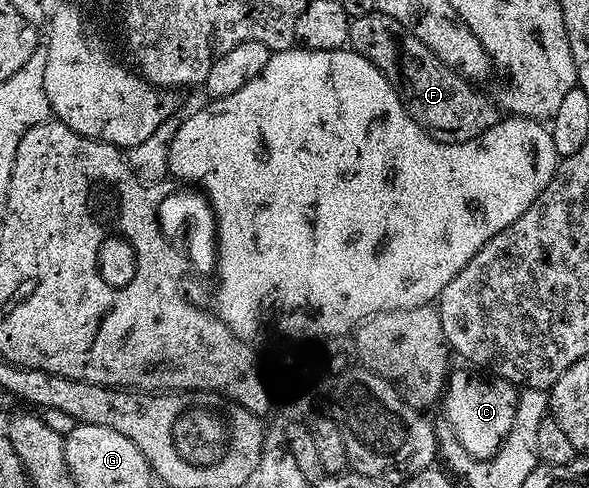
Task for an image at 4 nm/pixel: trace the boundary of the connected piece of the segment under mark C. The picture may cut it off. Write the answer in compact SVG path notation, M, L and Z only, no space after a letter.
M459 369L456 373L454 370L448 376L441 406L443 405L443 413L447 416L446 424L455 433L459 445L465 447L471 457L478 458L480 455L496 453L502 447L513 427L520 390L503 377L467 369Z

